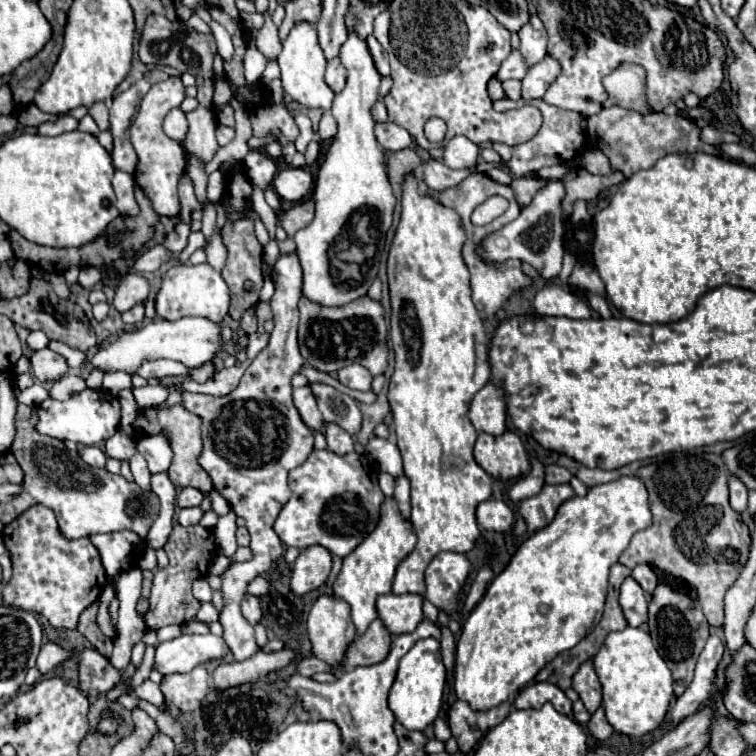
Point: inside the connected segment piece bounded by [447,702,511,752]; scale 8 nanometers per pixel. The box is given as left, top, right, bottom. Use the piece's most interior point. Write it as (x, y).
(468, 727)

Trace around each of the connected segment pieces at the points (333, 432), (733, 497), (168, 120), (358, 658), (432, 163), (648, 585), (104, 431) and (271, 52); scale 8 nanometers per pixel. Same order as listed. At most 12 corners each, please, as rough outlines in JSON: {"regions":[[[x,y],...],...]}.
{"regions":[[[325,424],[327,448],[335,454],[353,452],[353,438],[339,426]],[[729,476],[729,504],[739,514],[747,508],[747,490]],[[181,108],[165,116],[163,130],[183,146],[189,130]],[[377,618],[357,636],[345,666],[371,666],[387,658],[391,632]],[[441,160],[423,164],[423,180],[435,192],[457,186],[471,170],[451,170]],[[647,564],[633,568],[631,576],[641,584],[647,598],[653,596],[657,576]],[[91,390],[37,406],[37,430],[81,446],[119,430],[119,398]],[[265,12],[265,26],[257,32],[257,50],[277,60],[281,38],[271,16]]]}

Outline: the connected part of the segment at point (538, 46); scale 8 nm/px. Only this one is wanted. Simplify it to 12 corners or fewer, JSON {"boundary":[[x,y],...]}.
{"boundary":[[537,14],[519,30],[529,66],[547,54],[547,32]]}

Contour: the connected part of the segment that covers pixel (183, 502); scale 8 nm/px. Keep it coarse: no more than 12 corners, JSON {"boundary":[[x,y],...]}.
{"boundary":[[183,488],[177,506],[199,506],[205,494],[197,488]]}

